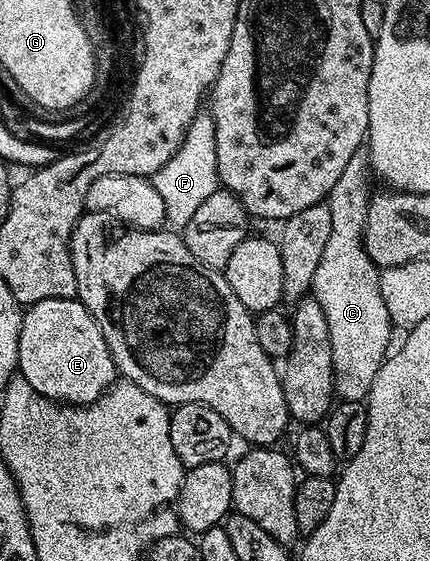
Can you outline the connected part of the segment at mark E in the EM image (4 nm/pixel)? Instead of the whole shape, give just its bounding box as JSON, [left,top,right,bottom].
[17,298,117,405]

